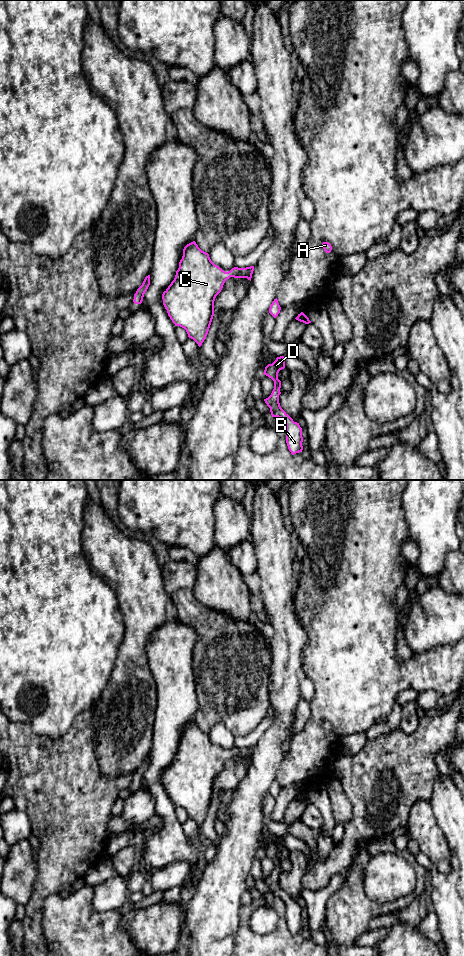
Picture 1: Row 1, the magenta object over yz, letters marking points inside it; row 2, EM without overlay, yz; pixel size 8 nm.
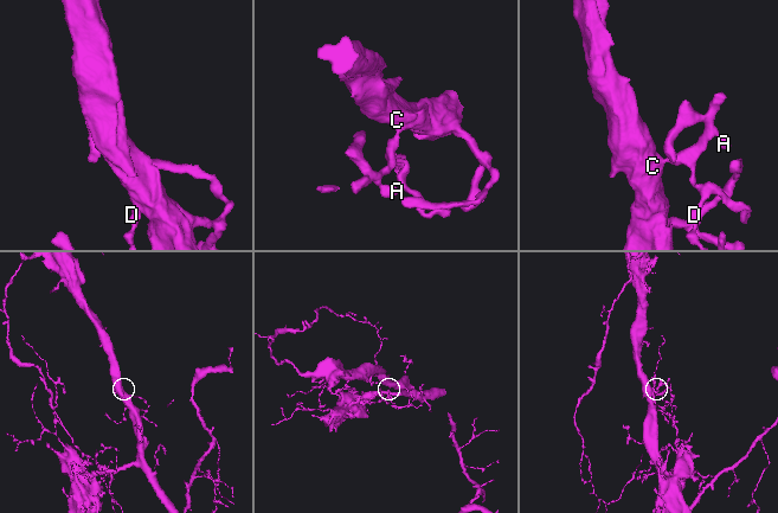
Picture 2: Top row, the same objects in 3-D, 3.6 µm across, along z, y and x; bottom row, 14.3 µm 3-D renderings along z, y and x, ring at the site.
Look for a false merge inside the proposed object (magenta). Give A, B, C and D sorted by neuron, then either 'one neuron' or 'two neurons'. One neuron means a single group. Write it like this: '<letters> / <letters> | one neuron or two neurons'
A B C D | one neuron

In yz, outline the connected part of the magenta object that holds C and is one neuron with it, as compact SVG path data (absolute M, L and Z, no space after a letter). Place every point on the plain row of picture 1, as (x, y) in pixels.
M193 721L183 729L175 758L162 774L163 785L175 806L184 808L200 827L214 796L215 778L225 761L230 757L251 761L253 751L254 746L250 746L225 752Z

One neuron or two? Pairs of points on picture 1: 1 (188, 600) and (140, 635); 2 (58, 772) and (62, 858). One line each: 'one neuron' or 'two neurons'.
1: two neurons
2: one neuron

